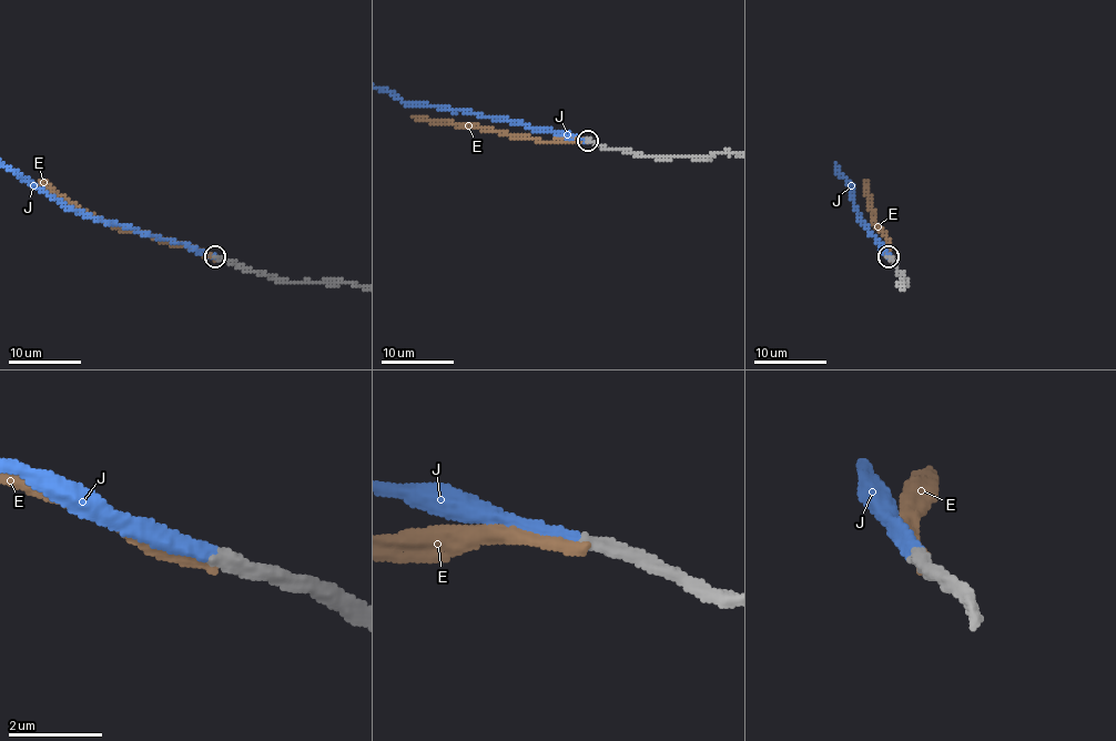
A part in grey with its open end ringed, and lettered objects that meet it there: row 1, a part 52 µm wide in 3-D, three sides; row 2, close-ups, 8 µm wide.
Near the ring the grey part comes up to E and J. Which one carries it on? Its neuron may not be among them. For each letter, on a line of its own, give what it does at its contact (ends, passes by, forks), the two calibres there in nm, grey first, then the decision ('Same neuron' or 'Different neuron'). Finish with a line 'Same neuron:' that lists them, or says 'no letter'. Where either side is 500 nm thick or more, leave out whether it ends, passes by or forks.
E: It ends there. Thickness 340 nm (grey) against 280 nm. Different neuron
J: It ends there. Thickness 340 nm (grey) against 280 nm. Same neuron
Same neuron: J

